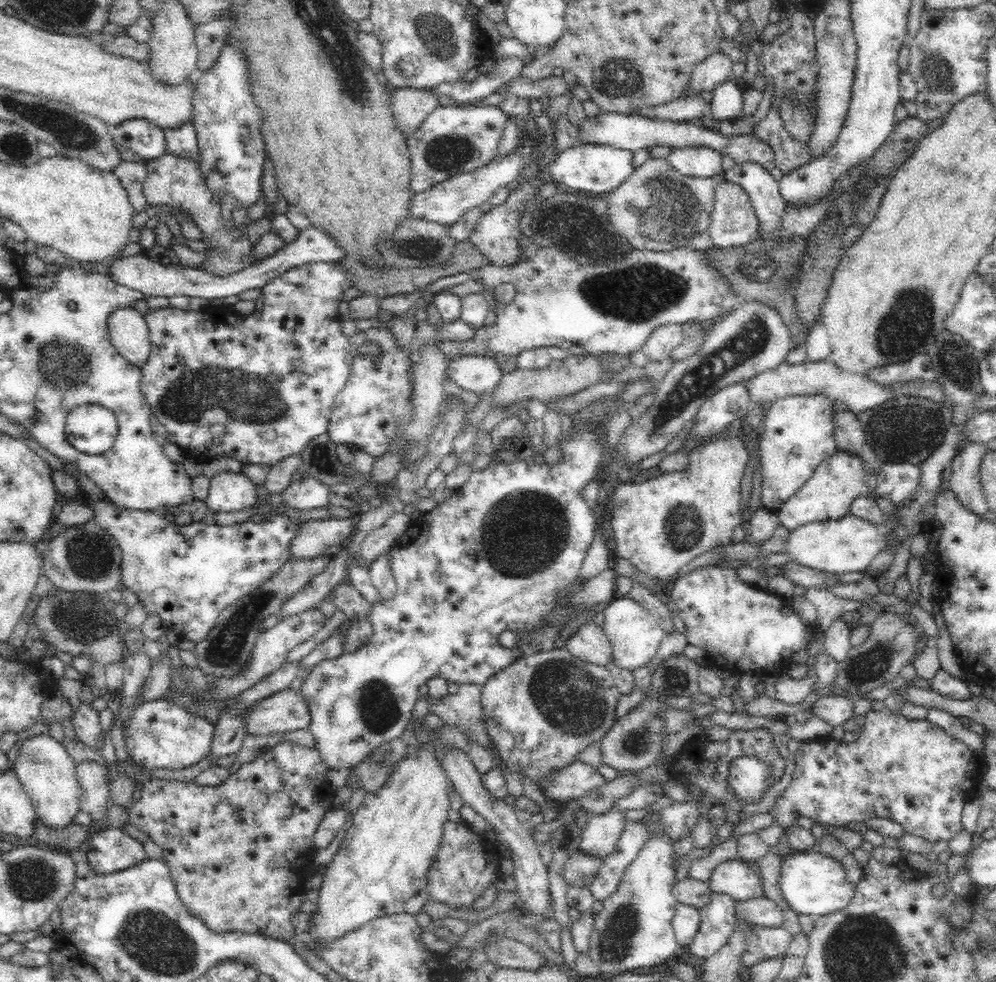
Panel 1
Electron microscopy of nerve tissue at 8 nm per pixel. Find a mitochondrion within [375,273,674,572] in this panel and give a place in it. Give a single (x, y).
(411, 446)

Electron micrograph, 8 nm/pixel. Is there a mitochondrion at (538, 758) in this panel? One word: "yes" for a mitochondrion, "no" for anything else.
no

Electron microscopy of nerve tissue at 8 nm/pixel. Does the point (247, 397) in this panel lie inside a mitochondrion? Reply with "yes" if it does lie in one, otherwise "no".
yes

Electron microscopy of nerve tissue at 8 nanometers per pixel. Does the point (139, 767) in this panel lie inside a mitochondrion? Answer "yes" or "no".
no

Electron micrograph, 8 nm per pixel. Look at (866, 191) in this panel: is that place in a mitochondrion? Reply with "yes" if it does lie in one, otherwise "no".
yes

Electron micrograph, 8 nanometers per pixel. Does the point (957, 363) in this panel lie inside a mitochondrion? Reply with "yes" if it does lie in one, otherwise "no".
yes

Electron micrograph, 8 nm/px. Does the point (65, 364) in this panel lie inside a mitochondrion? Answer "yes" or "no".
yes

